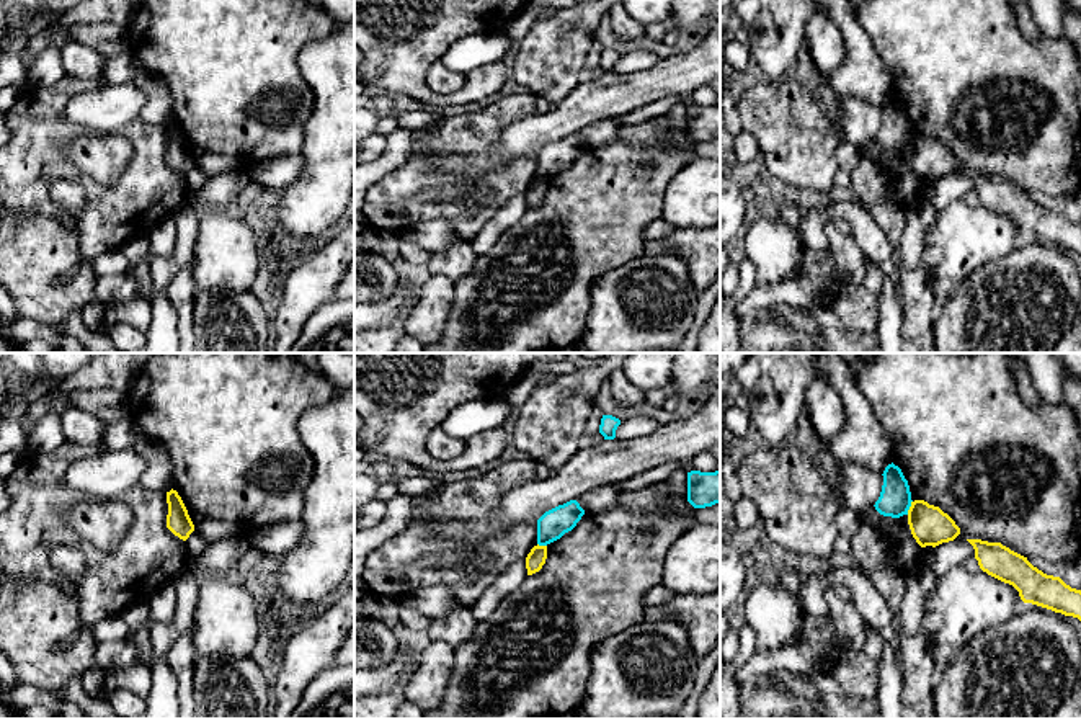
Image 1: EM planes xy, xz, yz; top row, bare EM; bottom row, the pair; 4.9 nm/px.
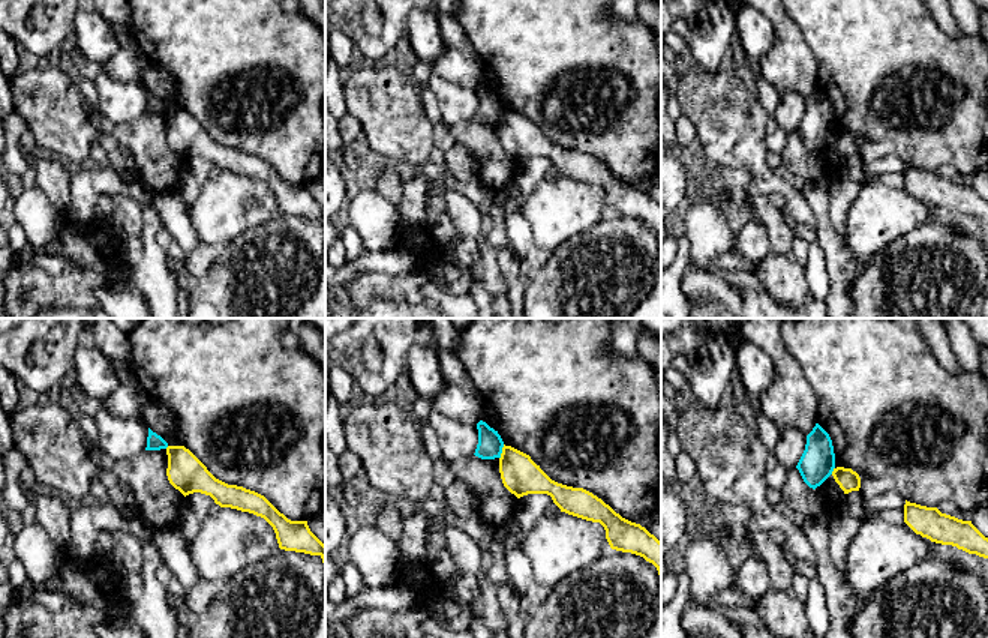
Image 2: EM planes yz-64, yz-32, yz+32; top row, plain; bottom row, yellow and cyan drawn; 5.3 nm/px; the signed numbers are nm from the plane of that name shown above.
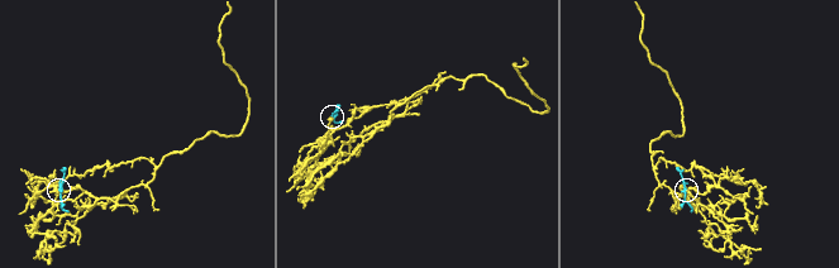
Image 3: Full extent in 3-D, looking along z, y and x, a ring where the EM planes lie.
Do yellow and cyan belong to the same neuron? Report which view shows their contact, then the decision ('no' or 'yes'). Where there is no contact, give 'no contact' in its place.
yz | no

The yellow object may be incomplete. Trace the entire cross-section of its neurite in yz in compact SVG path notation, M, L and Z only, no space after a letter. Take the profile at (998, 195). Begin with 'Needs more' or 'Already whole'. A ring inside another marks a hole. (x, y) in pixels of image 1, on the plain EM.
Already whole. M967 173L983 206L1012 219L1024 237L1032 237L1081 255L1081 224L1071 222L1060 211L1047 209L1027 191L1001 176Z

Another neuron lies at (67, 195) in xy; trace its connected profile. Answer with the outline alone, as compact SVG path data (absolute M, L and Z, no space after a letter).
M54 180L51 183L51 199L59 211L56 219L78 239L80 232L75 216L85 204L85 193L80 181Z

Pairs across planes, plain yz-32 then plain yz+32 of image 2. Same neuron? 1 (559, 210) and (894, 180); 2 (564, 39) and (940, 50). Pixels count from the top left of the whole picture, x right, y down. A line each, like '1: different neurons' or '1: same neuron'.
1: different neurons
2: same neuron

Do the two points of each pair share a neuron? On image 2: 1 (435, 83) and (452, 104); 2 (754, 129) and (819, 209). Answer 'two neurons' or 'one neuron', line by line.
1: one neuron
2: two neurons

